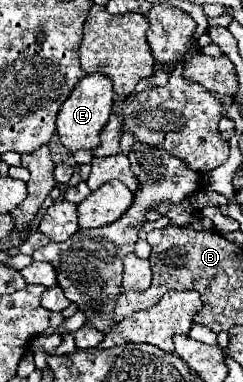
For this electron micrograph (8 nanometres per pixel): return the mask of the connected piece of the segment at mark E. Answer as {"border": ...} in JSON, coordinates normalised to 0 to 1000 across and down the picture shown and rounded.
{"border":[[[412,191],[346,196],[329,217],[305,228],[305,238],[288,243],[288,254],[255,270],[230,306],[230,332],[255,380],[288,395],[387,390],[403,380],[403,348],[444,322],[444,306],[461,296],[461,270],[469,270],[469,238],[453,207],[420,202]]]}

